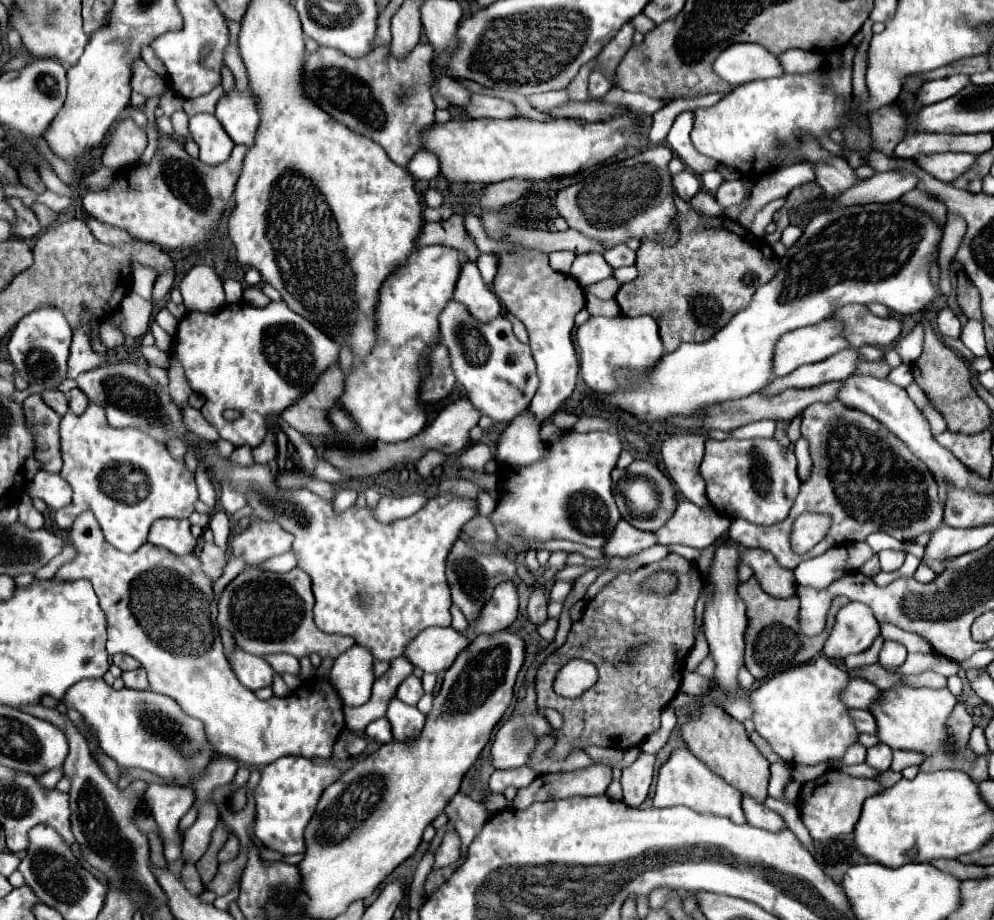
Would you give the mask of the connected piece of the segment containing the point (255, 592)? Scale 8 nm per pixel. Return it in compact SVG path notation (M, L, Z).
M246 568L222 592L222 604L218 600L218 624L232 632L236 644L244 648L244 652L258 656L268 652L288 652L302 658L318 652L322 658L338 658L356 642L350 636L326 634L318 630L312 620L312 606L314 596L310 590L310 576L304 570L294 568L292 572L276 574Z

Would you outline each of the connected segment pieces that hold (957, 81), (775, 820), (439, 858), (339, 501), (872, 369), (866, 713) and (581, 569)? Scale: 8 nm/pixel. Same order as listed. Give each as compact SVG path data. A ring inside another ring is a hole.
M954 74L950 78L942 78L942 80L930 80L920 86L920 90L916 92L916 100L924 106L936 104L936 102L942 102L942 100L954 96L968 84L970 84L970 76L966 76L966 74Z
M742 794L742 810L744 810L744 816L746 816L748 824L752 824L752 826L768 828L772 832L778 832L780 828L786 828L780 814L768 810L764 804L758 804L748 794Z
M450 820L448 822L448 830L442 838L442 844L440 848L436 850L436 862L434 862L434 868L442 868L442 866L448 866L452 862L456 862L460 856L460 836L454 828L454 822Z
M340 490L334 498L334 510L338 514L346 512L348 508L352 508L356 504L356 490Z
M884 360L878 362L860 362L856 374L868 374L868 376L876 376L876 378L886 378L886 374L890 372L890 368L884 364Z
M850 710L854 724L858 728L858 732L866 732L866 734L876 734L878 726L876 726L876 718L872 716L870 710Z
M566 566L564 570L560 570L555 576L555 581L558 580L576 580L588 570L588 566Z

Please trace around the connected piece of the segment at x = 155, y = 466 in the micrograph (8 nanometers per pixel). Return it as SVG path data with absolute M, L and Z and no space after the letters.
M90 402L86 412L80 416L76 416L74 412L68 412L60 424L60 436L62 436L62 458L64 458L64 466L60 474L72 486L74 496L68 506L56 512L58 528L68 530L72 526L72 520L80 512L92 508L104 532L104 538L120 552L130 554L146 542L148 530L154 520L190 518L190 514L194 512L194 504L198 500L198 488L194 482L194 474L186 468L186 464L180 460L174 460L162 442L154 440L150 434L142 432L140 428L112 428L100 404Z

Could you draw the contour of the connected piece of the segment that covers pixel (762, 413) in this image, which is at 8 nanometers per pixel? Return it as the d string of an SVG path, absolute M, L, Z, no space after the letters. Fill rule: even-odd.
M828 382L828 384L820 384L820 386L812 386L812 388L788 388L776 396L764 396L764 394L752 394L740 400L728 400L724 404L716 404L716 408L704 408L704 412L700 412L700 416L692 416L692 418L672 418L670 422L682 428L700 428L700 426L710 426L710 428L718 428L724 432L730 432L732 428L738 428L740 424L748 424L752 420L762 420L762 418L774 418L774 420L792 420L798 412L802 412L804 408L808 408L814 402L832 402L836 400L836 390L838 390L840 382Z

